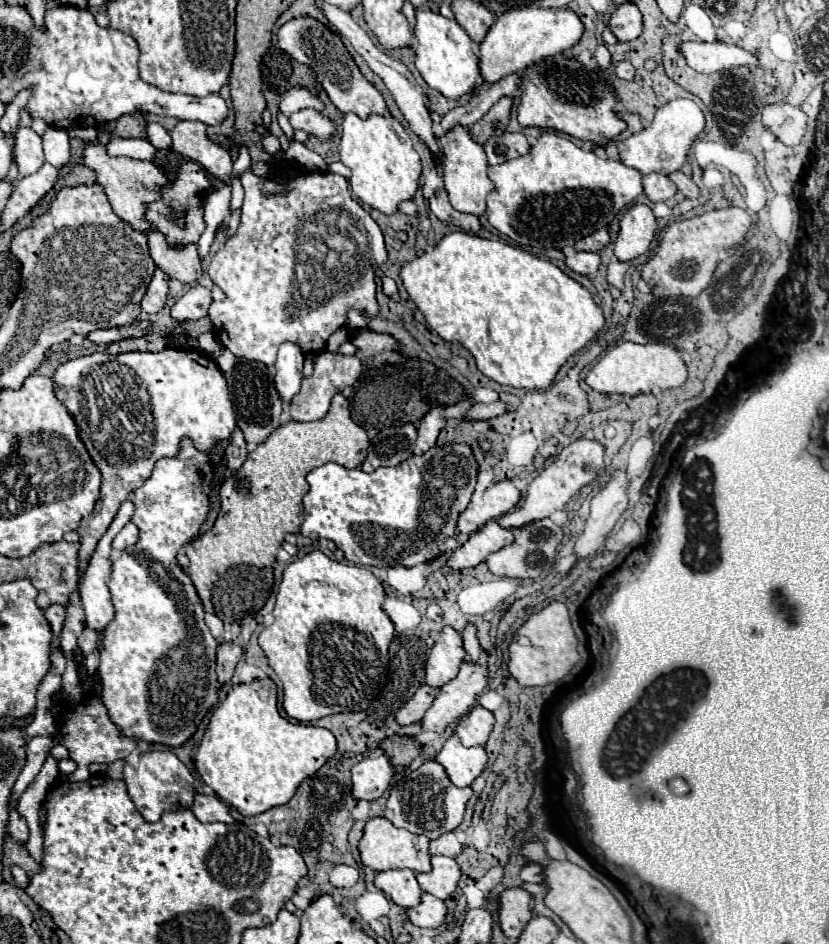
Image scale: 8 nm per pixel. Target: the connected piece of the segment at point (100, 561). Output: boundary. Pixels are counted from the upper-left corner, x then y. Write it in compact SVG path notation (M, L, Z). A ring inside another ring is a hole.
M125 501L125 503L121 505L121 509L117 511L117 515L115 515L113 523L109 525L107 533L99 539L99 543L97 543L93 555L89 557L87 569L85 569L83 579L81 579L81 583L79 583L79 597L81 597L81 603L83 603L85 615L87 615L87 625L93 627L93 629L97 629L97 631L103 631L103 629L109 625L109 621L113 619L113 613L115 613L115 611L113 611L113 601L111 601L111 591L109 591L109 585L107 585L109 579L111 579L111 573L113 573L113 569L111 569L113 565L111 565L111 559L109 559L111 541L113 541L113 537L125 527L125 523L131 521L133 509L135 509L135 507L133 507L131 501Z

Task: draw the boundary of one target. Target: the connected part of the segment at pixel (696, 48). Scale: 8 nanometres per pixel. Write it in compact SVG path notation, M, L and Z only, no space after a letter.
M685 41L679 45L679 53L685 57L687 65L699 73L715 73L739 65L757 65L757 59L751 53L725 41Z

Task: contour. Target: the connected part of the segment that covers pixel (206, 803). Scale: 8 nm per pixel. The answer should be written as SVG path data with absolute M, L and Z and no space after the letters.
M197 793L191 811L193 815L197 815L197 819L201 819L201 823L213 823L213 821L235 823L235 819L229 815L227 805L219 801L217 797L207 797L207 795Z

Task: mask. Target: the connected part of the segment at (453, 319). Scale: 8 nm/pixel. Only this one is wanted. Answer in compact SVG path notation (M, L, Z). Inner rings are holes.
M465 231L447 233L431 251L405 263L401 279L431 329L437 331L441 339L465 347L483 375L509 387L531 391L547 389L559 367L575 351L583 349L603 327L603 313L591 293L551 261L539 259L502 240L481 239Z

